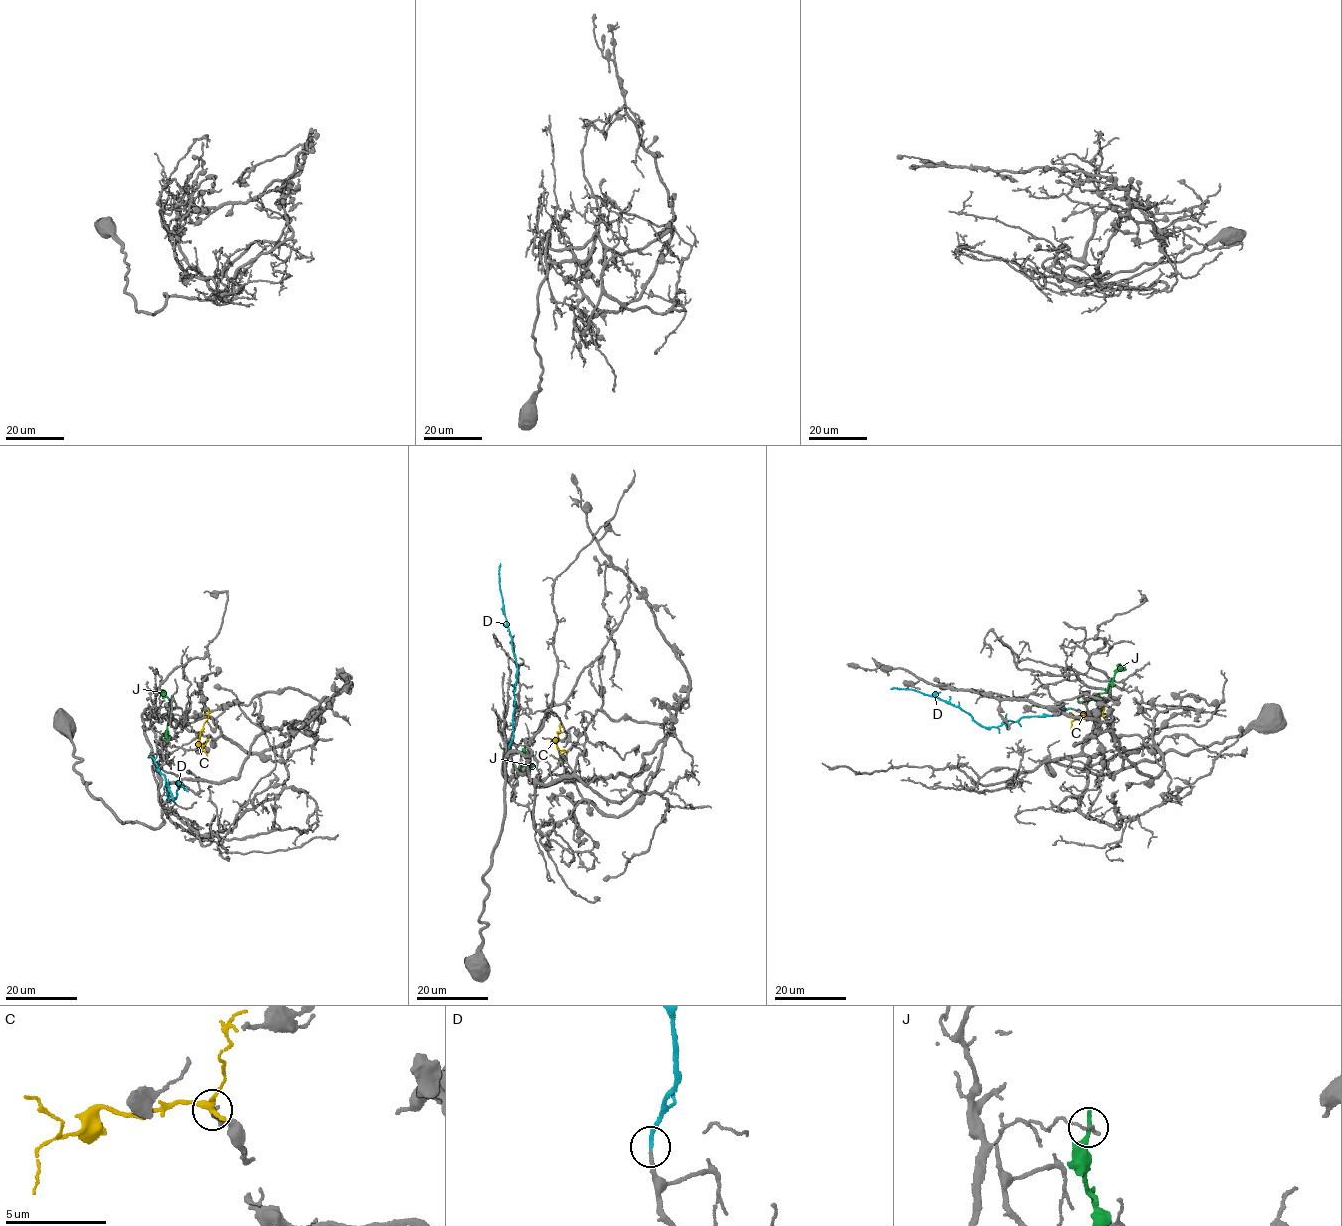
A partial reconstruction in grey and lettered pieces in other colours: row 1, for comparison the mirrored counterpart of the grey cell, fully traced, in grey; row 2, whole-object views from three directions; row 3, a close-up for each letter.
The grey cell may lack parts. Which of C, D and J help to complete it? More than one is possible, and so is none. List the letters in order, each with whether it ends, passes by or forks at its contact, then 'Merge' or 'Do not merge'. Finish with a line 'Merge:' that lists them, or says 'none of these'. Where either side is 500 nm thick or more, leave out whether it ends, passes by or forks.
C: It passes by. Do not merge
D: It ends there. Merge
J: It ends there. Do not merge
Merge: D

